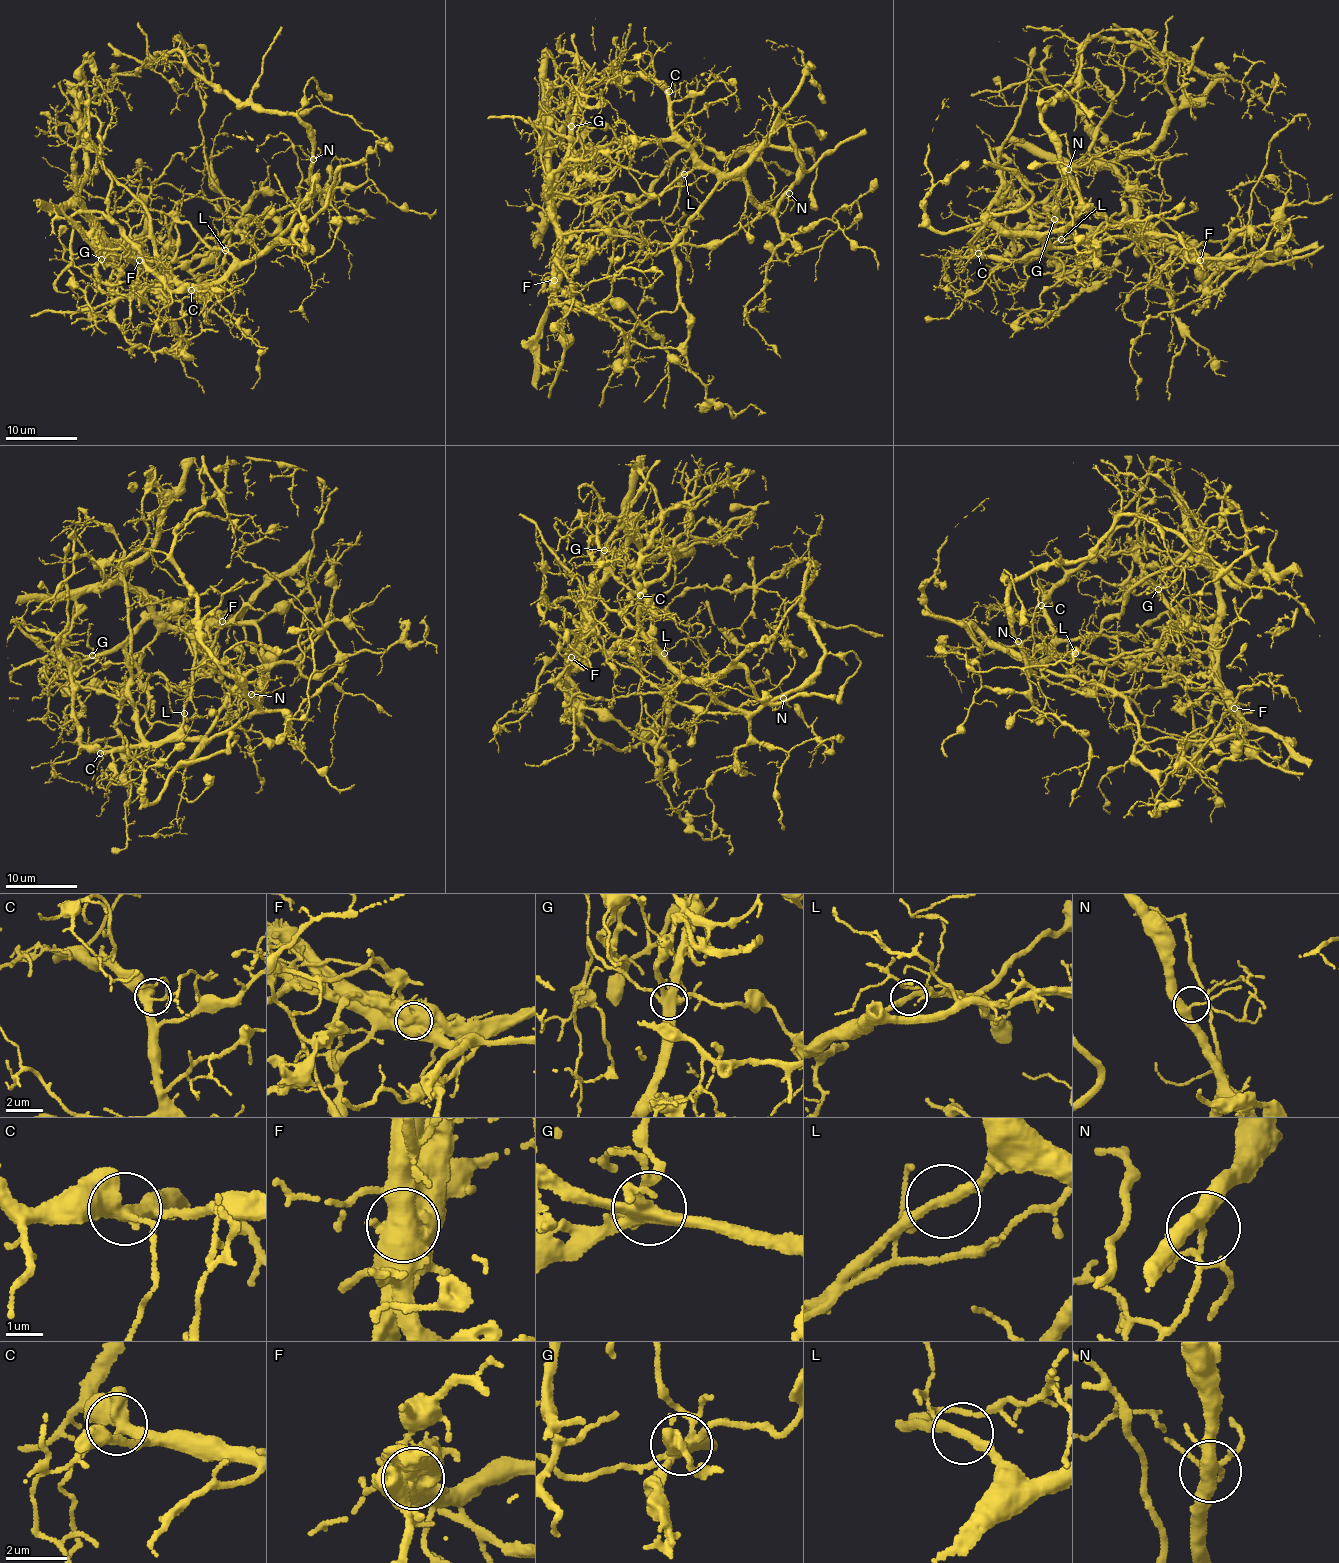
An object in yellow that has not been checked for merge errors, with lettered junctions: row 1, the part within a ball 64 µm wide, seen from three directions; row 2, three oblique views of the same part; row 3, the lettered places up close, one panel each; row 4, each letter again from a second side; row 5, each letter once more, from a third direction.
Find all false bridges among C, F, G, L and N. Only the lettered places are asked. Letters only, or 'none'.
F, G, L

